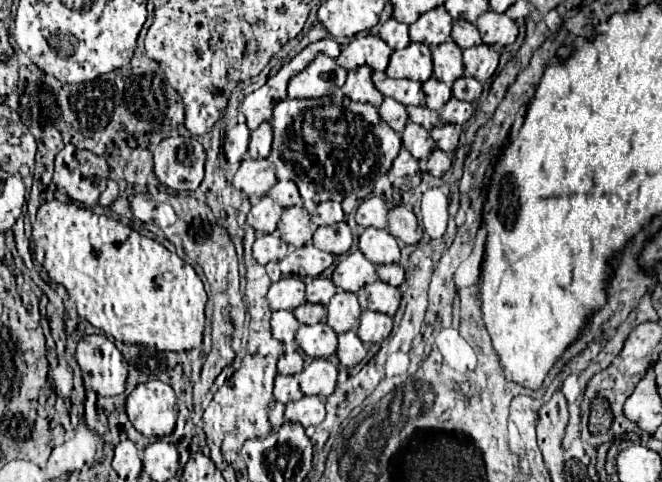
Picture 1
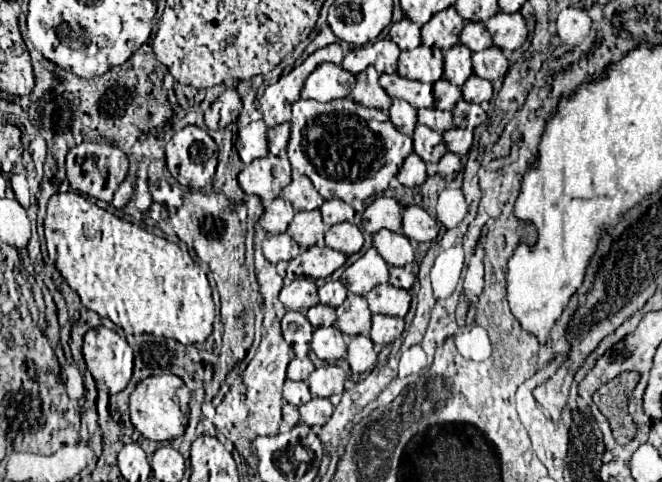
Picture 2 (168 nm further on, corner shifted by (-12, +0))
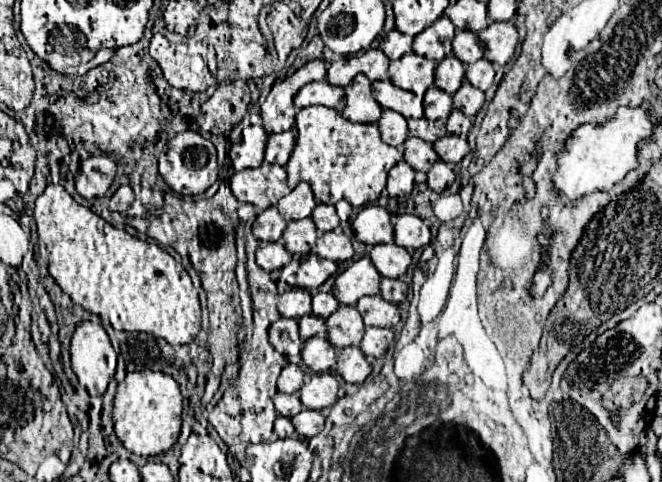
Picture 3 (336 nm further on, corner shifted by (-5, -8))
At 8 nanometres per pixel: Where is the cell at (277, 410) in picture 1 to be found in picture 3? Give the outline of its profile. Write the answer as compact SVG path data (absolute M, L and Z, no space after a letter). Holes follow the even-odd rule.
M277 416L277 420L275 420L275 432L277 432L279 438L291 438L291 436L295 436L295 428L293 428L291 420L285 418L285 416Z

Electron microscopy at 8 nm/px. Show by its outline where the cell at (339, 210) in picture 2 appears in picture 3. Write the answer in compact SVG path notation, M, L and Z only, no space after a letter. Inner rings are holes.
M317 204L313 214L311 214L317 230L323 234L323 232L329 232L329 230L335 230L340 224L339 216L335 212L335 206L331 204Z

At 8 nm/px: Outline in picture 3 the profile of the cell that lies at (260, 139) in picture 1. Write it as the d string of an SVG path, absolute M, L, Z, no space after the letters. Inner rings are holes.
M287 130L281 134L269 134L265 160L271 164L285 166L291 152L293 152L293 146L295 146L295 132L293 130Z

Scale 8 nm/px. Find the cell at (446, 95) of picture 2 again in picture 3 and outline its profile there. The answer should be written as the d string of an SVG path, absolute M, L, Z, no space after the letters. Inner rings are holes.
M431 86L425 92L425 118L429 120L447 120L453 110L453 100L447 92Z

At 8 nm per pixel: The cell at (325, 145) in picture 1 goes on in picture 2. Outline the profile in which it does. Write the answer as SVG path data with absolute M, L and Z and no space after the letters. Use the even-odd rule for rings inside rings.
M350 96L330 100L326 104L316 100L298 100L292 104L292 130L288 142L288 158L292 164L292 176L308 176L322 198L340 198L352 202L354 198L366 200L382 194L388 182L398 174L406 156L412 154L412 138L396 130L386 110L366 108L356 104Z

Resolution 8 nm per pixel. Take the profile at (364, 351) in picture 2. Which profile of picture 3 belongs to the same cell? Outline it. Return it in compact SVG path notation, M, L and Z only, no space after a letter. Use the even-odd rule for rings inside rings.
M347 346L337 358L337 374L341 374L345 382L361 384L371 374L371 366L367 364L365 354L359 348Z

